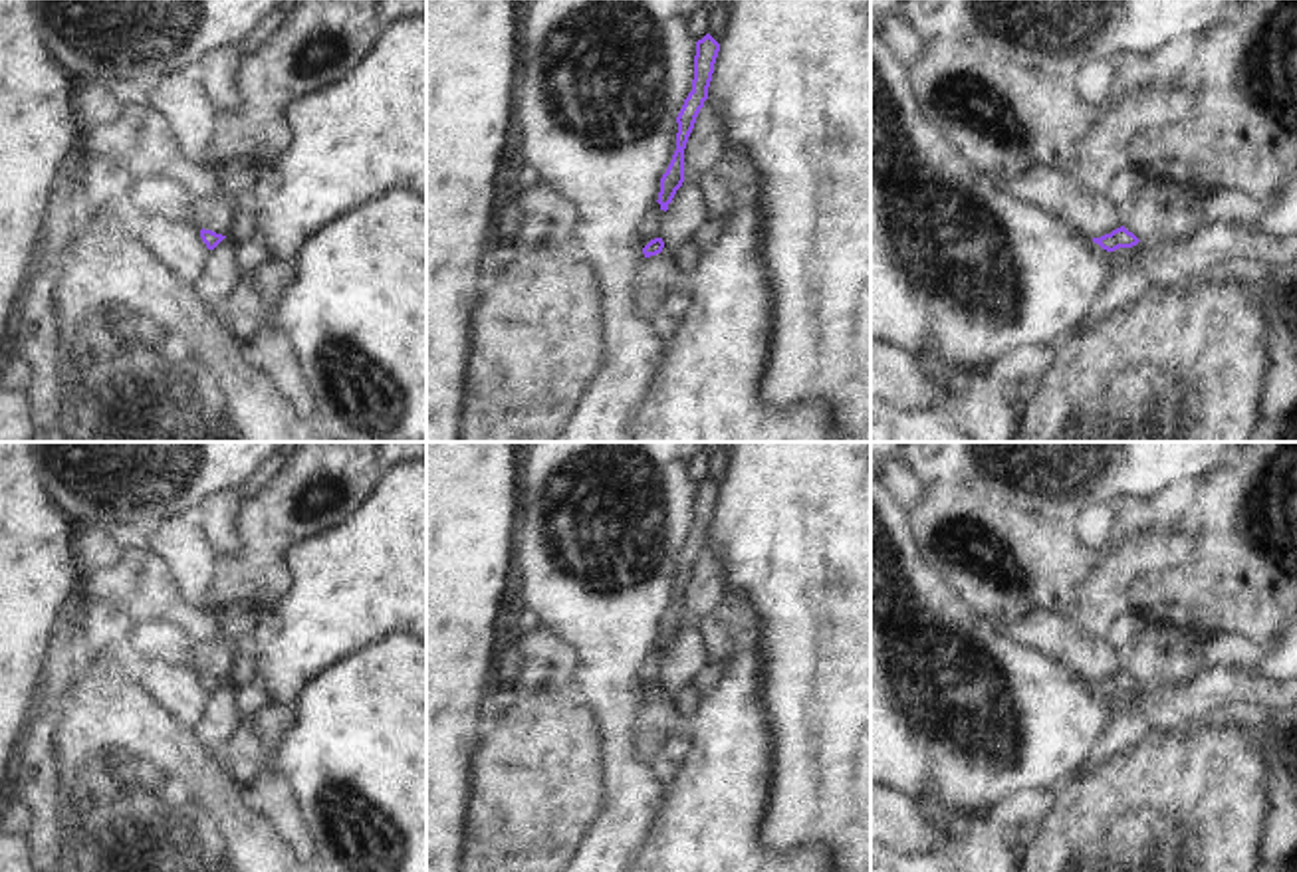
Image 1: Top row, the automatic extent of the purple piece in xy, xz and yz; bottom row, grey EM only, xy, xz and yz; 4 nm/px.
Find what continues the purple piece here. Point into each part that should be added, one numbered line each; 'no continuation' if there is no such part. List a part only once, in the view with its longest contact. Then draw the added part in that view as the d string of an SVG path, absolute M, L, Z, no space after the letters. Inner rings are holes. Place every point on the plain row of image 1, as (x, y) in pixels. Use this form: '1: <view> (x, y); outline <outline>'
no continuation

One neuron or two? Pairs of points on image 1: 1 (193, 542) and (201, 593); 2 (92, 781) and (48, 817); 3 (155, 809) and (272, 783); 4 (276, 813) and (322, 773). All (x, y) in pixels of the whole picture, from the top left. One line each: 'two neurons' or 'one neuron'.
1: one neuron
2: two neurons
3: two neurons
4: two neurons

